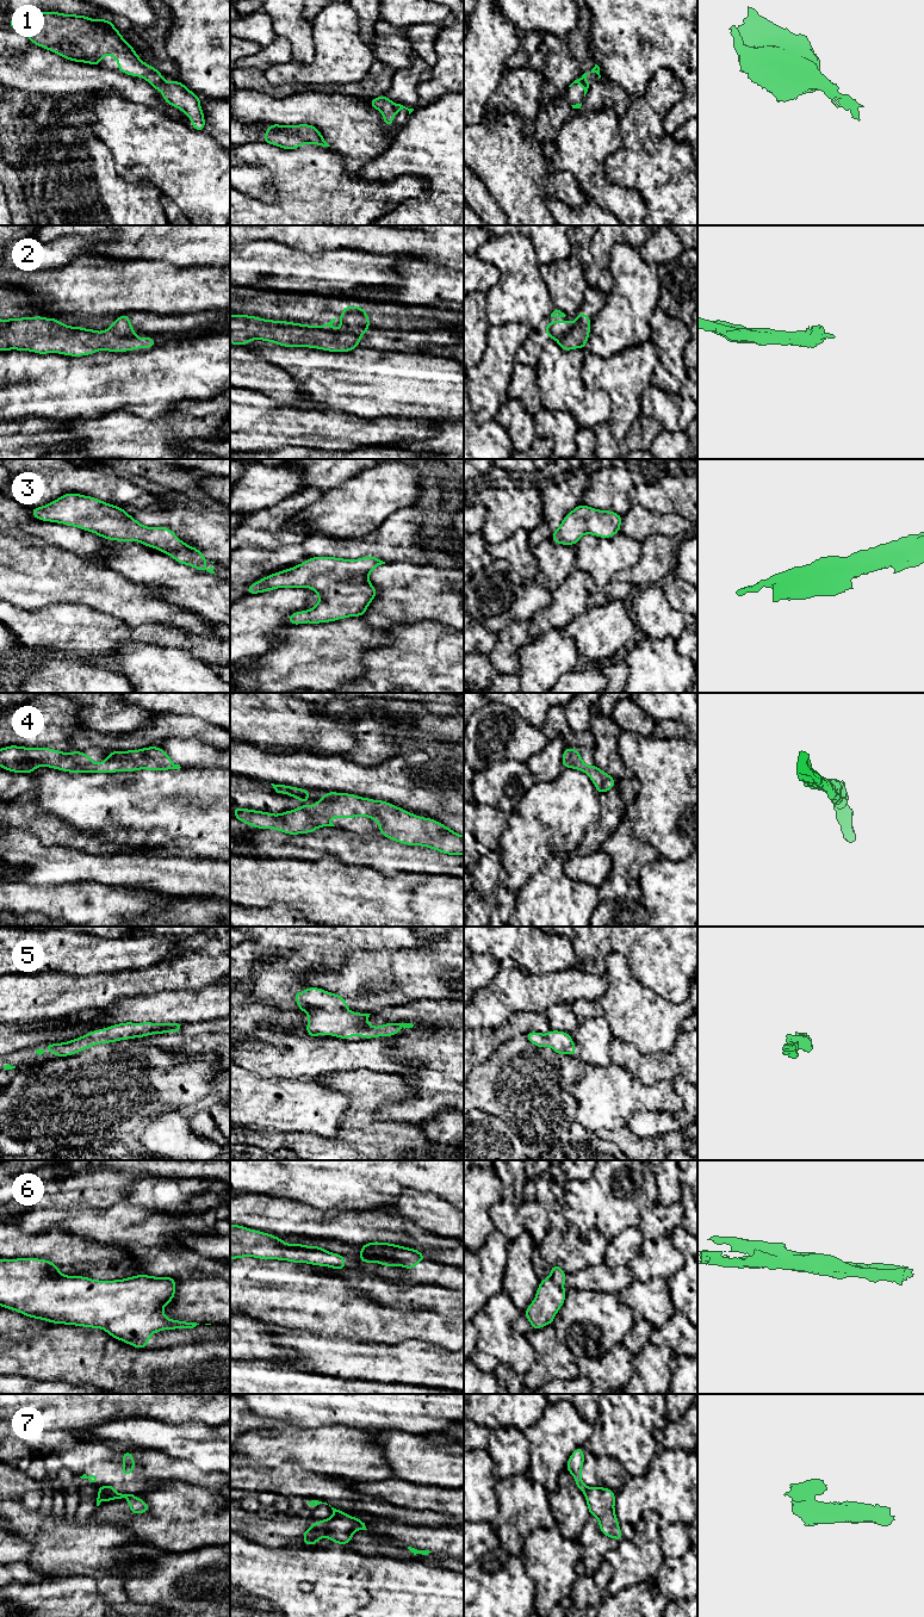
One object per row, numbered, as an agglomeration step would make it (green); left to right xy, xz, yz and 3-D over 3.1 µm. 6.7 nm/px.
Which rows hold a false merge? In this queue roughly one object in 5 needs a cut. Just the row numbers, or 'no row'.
2, 7

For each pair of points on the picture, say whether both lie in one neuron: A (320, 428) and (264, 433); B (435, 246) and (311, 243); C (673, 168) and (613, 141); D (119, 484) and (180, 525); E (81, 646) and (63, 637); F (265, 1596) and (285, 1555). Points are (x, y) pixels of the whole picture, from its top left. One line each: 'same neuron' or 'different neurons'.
A: same neuron
B: same neuron
C: different neurons
D: different neurons
E: same neuron
F: same neuron

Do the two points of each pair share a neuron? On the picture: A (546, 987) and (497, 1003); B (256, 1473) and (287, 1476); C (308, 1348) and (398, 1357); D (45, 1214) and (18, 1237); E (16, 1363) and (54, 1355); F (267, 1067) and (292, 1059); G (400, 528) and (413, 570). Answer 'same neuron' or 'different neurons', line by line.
A: same neuron
B: same neuron
C: same neuron
D: different neurons
E: same neuron
F: same neuron
G: different neurons

